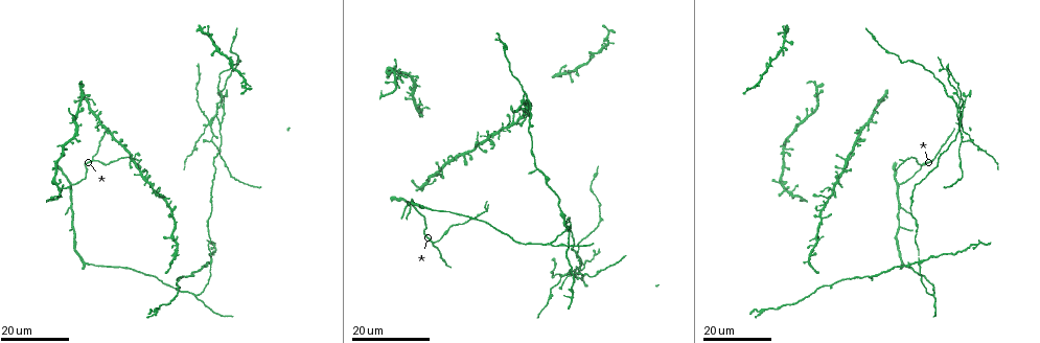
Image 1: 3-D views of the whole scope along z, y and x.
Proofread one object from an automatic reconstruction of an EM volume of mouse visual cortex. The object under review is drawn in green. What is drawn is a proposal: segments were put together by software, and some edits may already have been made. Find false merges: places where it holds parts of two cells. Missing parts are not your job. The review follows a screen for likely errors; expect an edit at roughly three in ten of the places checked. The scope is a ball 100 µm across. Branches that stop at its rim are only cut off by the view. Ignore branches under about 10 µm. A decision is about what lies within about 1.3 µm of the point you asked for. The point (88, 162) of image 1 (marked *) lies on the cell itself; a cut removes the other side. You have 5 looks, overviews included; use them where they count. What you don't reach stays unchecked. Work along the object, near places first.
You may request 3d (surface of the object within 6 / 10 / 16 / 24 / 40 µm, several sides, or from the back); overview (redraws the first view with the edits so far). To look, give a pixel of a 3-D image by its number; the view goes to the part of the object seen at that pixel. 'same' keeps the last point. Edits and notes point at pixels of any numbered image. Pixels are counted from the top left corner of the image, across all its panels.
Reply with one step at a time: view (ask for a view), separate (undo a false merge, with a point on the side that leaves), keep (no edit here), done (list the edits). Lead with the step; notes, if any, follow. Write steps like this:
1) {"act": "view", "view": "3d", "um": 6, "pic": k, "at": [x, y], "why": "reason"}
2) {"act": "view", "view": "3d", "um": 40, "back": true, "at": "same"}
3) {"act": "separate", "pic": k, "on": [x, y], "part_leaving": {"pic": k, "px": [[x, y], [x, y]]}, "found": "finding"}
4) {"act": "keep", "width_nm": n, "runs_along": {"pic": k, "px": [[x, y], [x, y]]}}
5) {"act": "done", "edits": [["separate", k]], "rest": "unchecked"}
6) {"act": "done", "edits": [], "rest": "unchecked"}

{"act": "view", "view": "3d", "um": 24, "pic": 1, "at": [915, 230], "why": "calibre changes"}

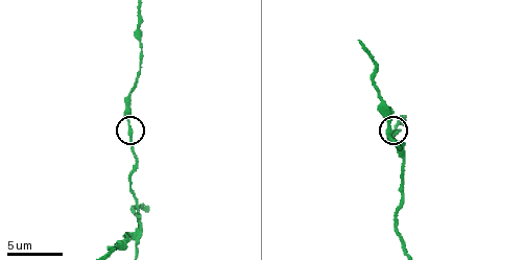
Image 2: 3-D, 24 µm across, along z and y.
{"act": "view", "view": "3d", "um": 10, "pic": 2, "at": [127, 125], "why": "zoom in"}

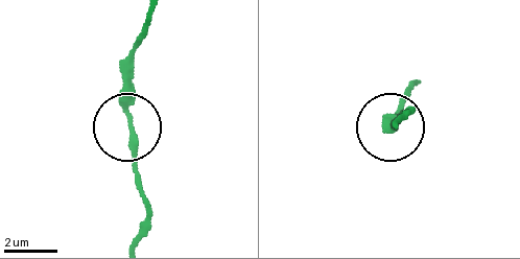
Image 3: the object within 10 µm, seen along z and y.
{"act": "keep", "width_nm": 240, "runs_along": {"pic": 3, "px": [[137, 237], [148, 204], [128, 122], [128, 57]]}, "found": "all the same cell"}

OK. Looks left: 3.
{"act": "view", "view": "3d", "um": 16, "pic": 2, "at": [133, 236], "why": "small branch off a trunk"}

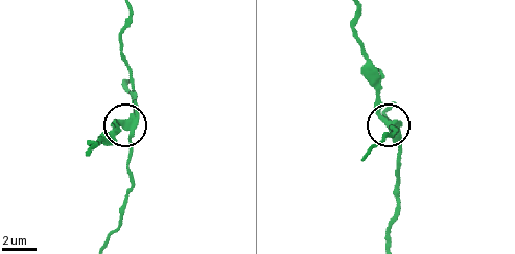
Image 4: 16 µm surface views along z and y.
{"act": "separate", "pic": 4, "on": [401, 147], "side_arm_um": 155, "part_leaving": {"pic": 4, "px": [[392, 122], [382, 114], [377, 81], [356, 30], [356, 14]]}, "found": "a second cell is stuck on"}

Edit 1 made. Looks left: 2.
{"act": "done", "edits": [["separate", 4]], "rest": "unchecked"}

